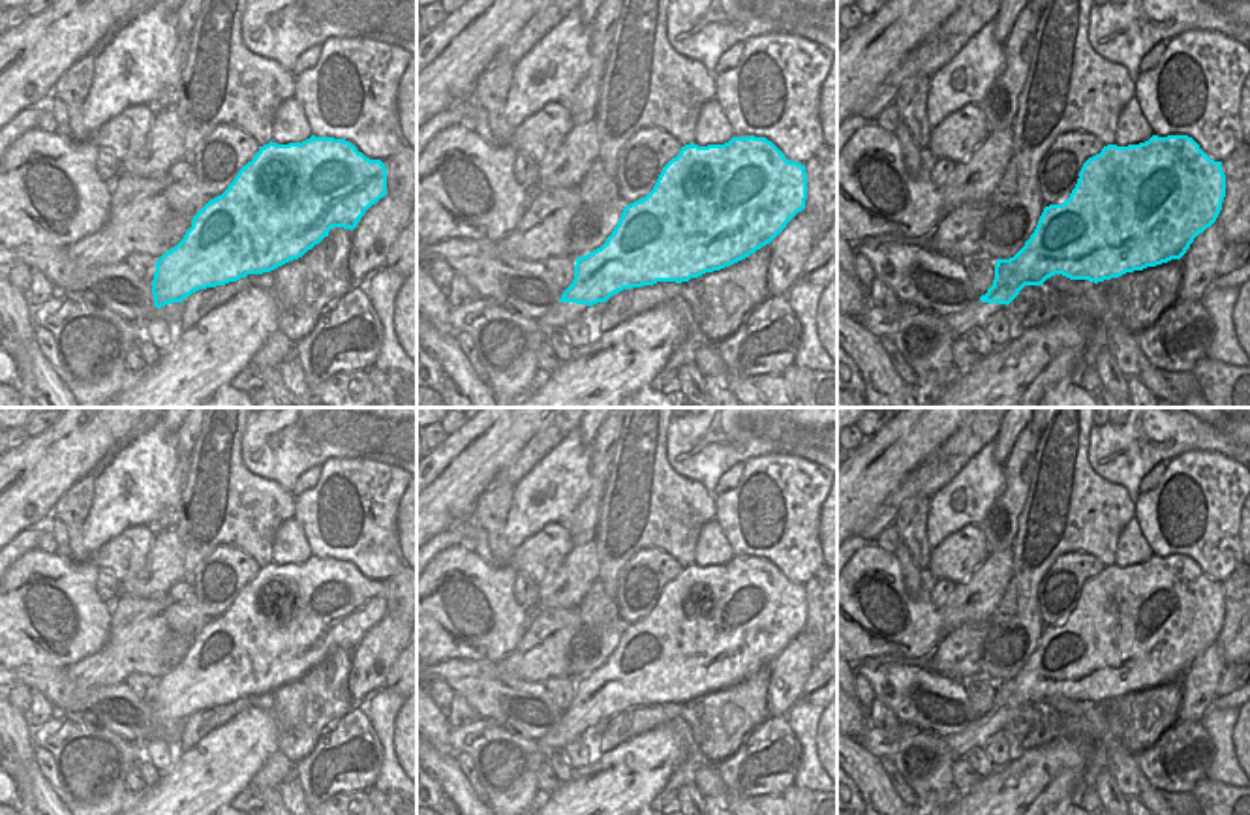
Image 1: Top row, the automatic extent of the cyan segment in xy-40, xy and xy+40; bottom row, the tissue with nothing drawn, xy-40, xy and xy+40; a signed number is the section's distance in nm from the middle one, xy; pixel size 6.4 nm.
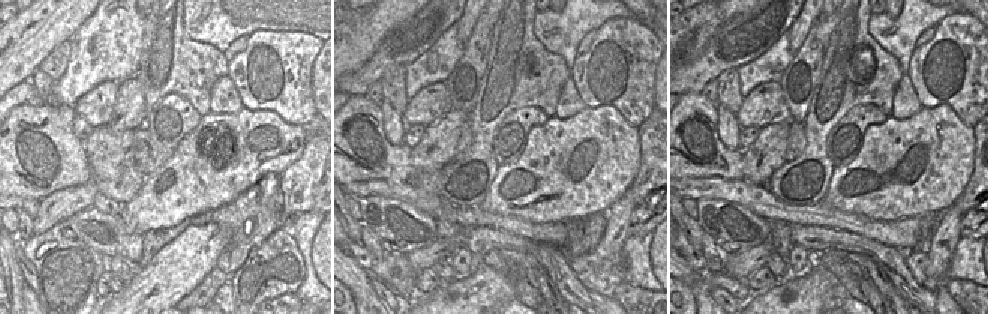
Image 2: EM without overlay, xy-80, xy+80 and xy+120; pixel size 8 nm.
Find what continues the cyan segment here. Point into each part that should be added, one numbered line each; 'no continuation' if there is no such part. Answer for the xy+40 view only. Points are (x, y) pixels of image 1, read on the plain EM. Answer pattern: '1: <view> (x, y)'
1: xy+40 (976, 735)

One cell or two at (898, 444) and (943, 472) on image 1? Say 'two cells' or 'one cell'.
two cells

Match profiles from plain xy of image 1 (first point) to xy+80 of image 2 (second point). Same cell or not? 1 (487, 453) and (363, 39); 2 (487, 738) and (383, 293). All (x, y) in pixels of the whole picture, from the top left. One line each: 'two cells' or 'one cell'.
1: one cell
2: two cells

